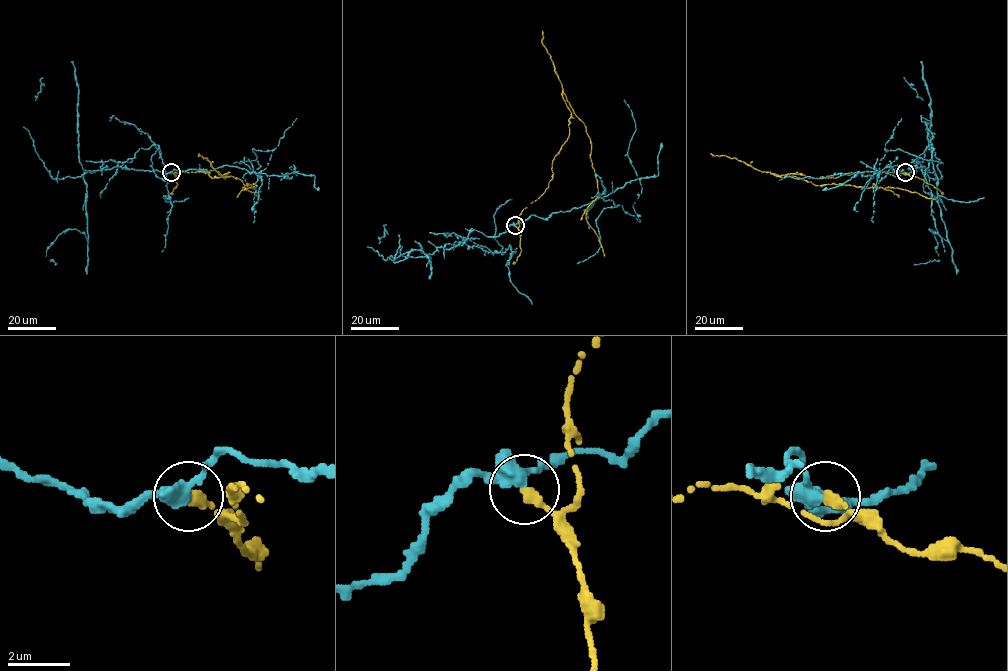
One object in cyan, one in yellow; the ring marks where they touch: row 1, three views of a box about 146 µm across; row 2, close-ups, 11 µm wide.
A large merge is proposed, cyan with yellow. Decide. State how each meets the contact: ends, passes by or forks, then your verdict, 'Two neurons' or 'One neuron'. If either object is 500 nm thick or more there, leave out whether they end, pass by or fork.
At the ring cyan forks. At the ring yellow ends. Two neurons

